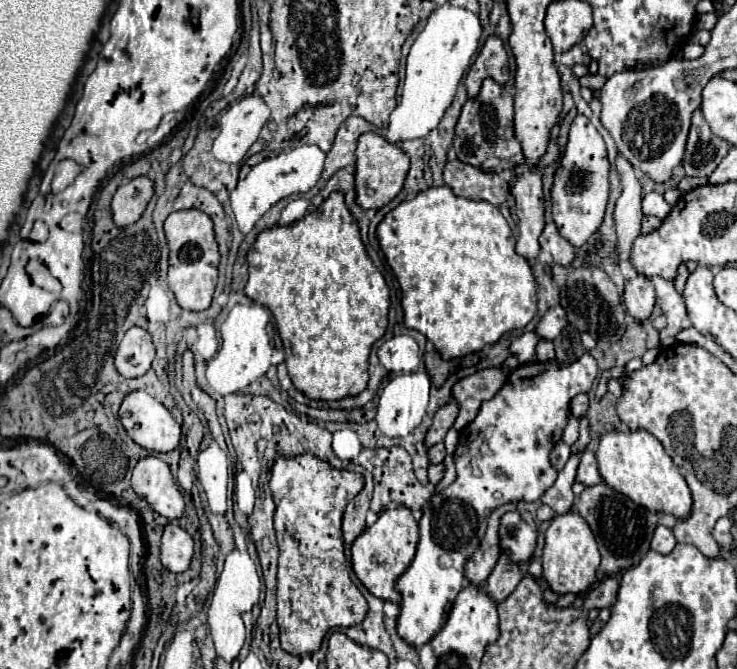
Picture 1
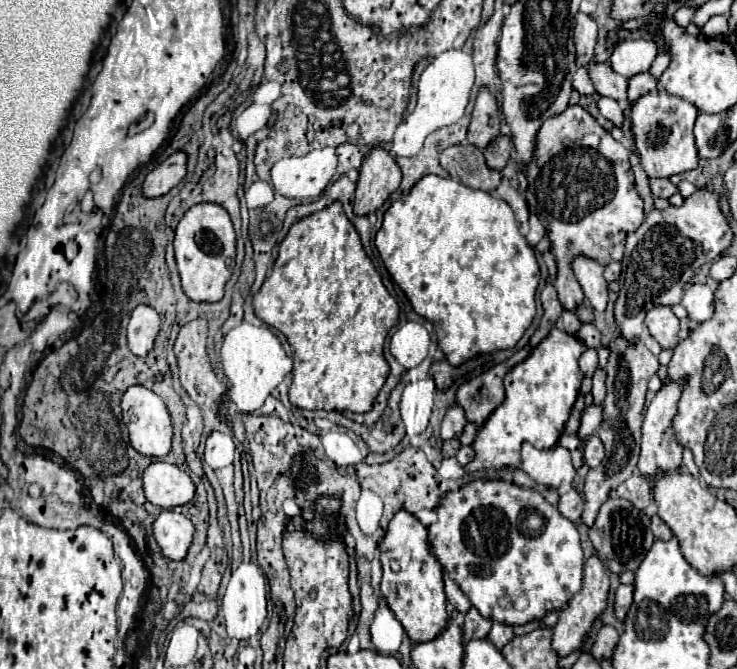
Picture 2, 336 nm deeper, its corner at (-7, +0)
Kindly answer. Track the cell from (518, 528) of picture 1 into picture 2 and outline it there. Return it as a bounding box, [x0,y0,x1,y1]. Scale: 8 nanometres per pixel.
[428,482,584,624]

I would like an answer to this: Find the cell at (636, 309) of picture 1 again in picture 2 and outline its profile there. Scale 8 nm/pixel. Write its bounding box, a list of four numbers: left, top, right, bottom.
[646,306,678,348]

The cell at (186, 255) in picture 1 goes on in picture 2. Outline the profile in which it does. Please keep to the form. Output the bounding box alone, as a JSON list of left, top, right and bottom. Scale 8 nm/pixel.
[174,202,236,302]

